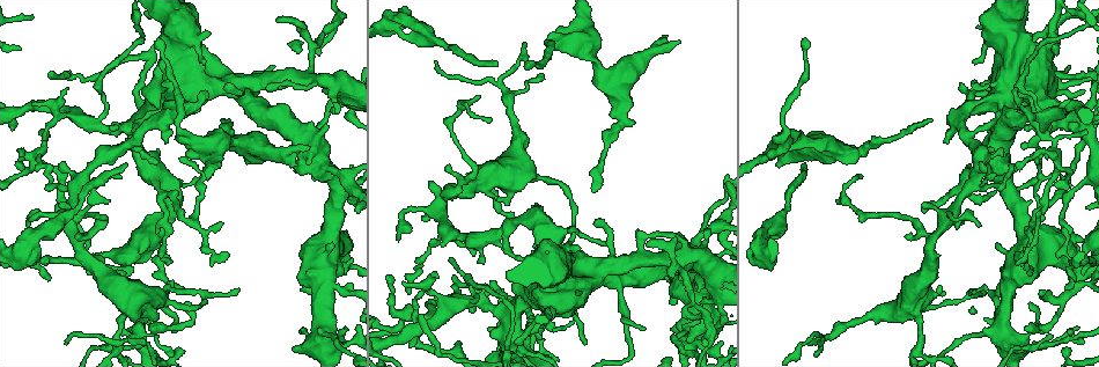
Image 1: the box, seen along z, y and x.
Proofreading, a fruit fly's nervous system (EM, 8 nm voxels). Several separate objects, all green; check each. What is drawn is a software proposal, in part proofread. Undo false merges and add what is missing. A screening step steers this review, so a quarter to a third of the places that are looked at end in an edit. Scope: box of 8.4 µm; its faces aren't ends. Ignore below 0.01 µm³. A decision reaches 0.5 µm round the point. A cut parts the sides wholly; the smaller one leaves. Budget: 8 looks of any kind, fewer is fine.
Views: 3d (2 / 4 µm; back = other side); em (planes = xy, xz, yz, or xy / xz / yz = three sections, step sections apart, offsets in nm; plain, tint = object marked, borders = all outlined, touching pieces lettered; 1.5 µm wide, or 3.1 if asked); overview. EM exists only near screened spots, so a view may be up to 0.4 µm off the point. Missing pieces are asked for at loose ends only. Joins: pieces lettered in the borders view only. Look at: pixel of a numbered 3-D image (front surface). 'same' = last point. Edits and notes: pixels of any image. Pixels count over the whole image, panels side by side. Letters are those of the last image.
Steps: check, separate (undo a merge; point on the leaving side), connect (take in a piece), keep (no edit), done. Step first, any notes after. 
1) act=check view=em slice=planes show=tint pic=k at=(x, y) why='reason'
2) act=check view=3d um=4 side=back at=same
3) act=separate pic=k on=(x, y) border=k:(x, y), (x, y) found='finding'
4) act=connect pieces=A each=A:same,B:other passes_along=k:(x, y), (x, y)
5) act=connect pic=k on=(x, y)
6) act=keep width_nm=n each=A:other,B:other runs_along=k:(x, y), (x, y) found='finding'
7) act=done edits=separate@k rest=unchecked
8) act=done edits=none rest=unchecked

act=check view=em slice=xz step=8 show=tint pic=1 at=(1051, 28) why='calibre changes'

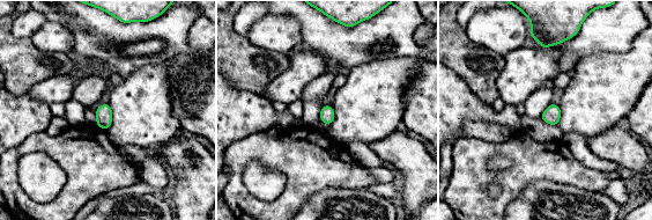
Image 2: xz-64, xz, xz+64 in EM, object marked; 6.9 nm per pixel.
act=check view=em slice=planes show=borders at=same

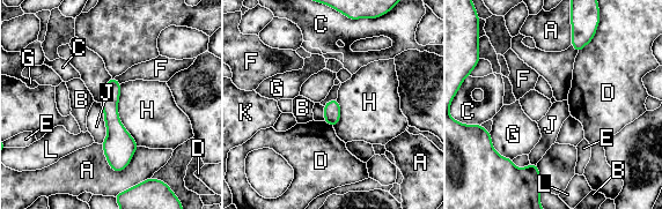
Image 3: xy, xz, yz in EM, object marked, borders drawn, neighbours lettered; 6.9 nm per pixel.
act=keep width_nm=110 each=A:other,B:other,C:other,D:other,E:other,F:other,G:other,H:other,J:other,K:other,L:other runs_along=3:(112, 81), (118, 169) found='all the same cell'

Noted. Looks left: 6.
act=check view=3d um=2 pic=1 at=(222, 120) why='free end'

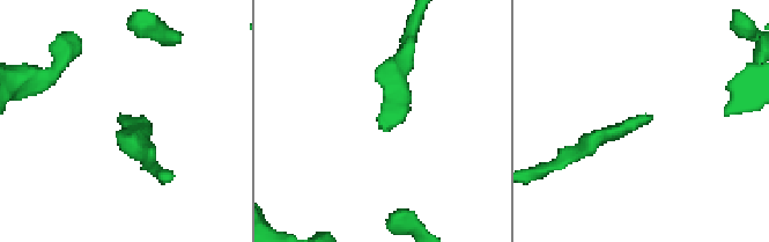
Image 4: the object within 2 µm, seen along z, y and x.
act=check view=em slice=xz step=4 show=borders pic=4 at=(385, 127)

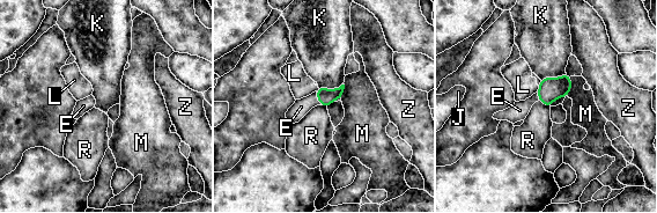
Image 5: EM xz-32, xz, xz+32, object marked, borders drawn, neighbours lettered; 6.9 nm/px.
act=check view=em slice=planes show=borders at=same

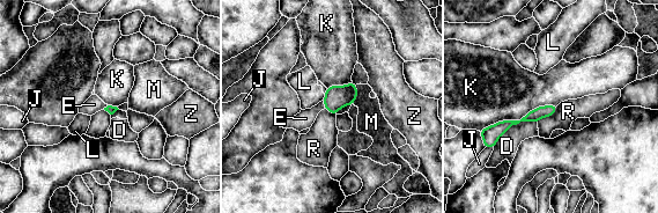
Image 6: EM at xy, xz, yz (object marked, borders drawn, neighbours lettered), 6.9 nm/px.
act=connect pieces=E each=D:other,E:same,J:other,K:other,L:other,M:other,R:other,Z:other passes_along=6:(335, 97), (324, 103), (305, 118) found='it goes on there'

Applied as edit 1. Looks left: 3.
act=check view=overview

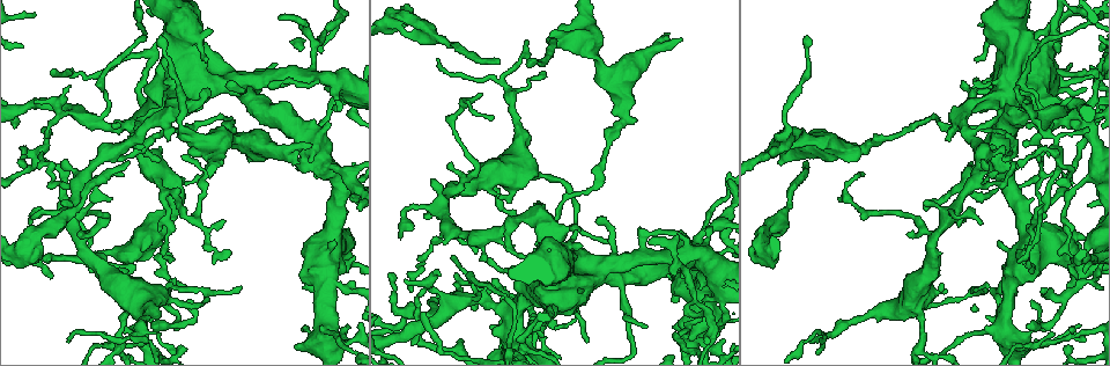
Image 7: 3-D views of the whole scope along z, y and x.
act=check view=em slice=yz step=4 show=borders pic=7 at=(807, 164) why='free end'

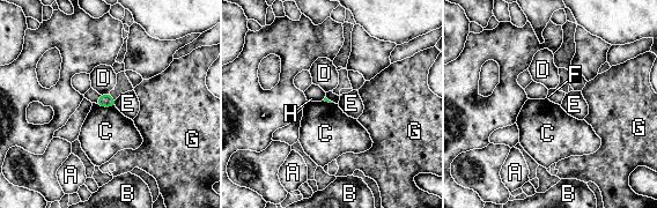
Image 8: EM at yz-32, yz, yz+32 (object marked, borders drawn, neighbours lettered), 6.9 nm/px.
act=keep each=A:other,B:other,C:other,D:other,E:other,F:other,G:other,H:other border=8:(115, 99), (116, 105) found='none of them fits'

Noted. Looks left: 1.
act=check view=em slice=planes show=borders pic=7 at=(1042, 289) why='tapers out'

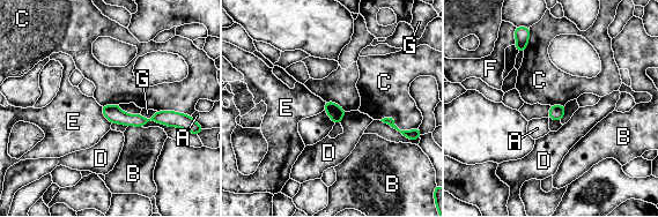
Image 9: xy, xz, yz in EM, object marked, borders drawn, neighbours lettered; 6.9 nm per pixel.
act=keep each=A:other,B:other,C:other,D:other,E:other,F:other,G:other border=9:(381, 119), (393, 117), (408, 131) found='none of them fits'

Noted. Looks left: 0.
act=done edits=connect@6 rest=unchecked

